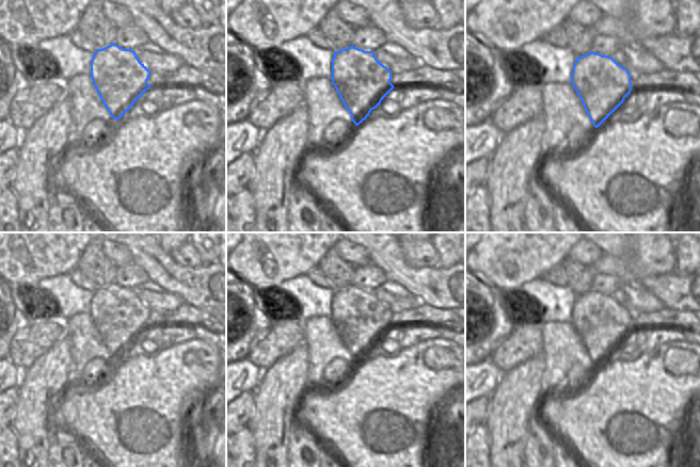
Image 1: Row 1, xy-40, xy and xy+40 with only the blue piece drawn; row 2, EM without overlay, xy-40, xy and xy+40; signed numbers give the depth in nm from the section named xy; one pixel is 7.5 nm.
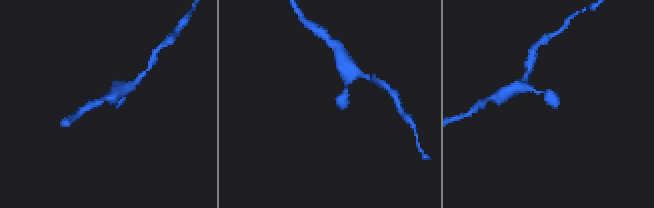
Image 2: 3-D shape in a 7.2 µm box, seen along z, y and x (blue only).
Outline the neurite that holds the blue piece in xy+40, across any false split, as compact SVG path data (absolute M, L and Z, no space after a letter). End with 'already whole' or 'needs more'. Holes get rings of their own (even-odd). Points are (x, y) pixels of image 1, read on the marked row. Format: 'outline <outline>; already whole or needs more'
outline M593 51L576 59L571 84L595 128L623 103L632 91L629 70L611 57Z; already whole

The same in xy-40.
outline M115 43L97 49L91 61L93 84L114 119L120 119L150 87L148 68L138 59L136 51Z; already whole

